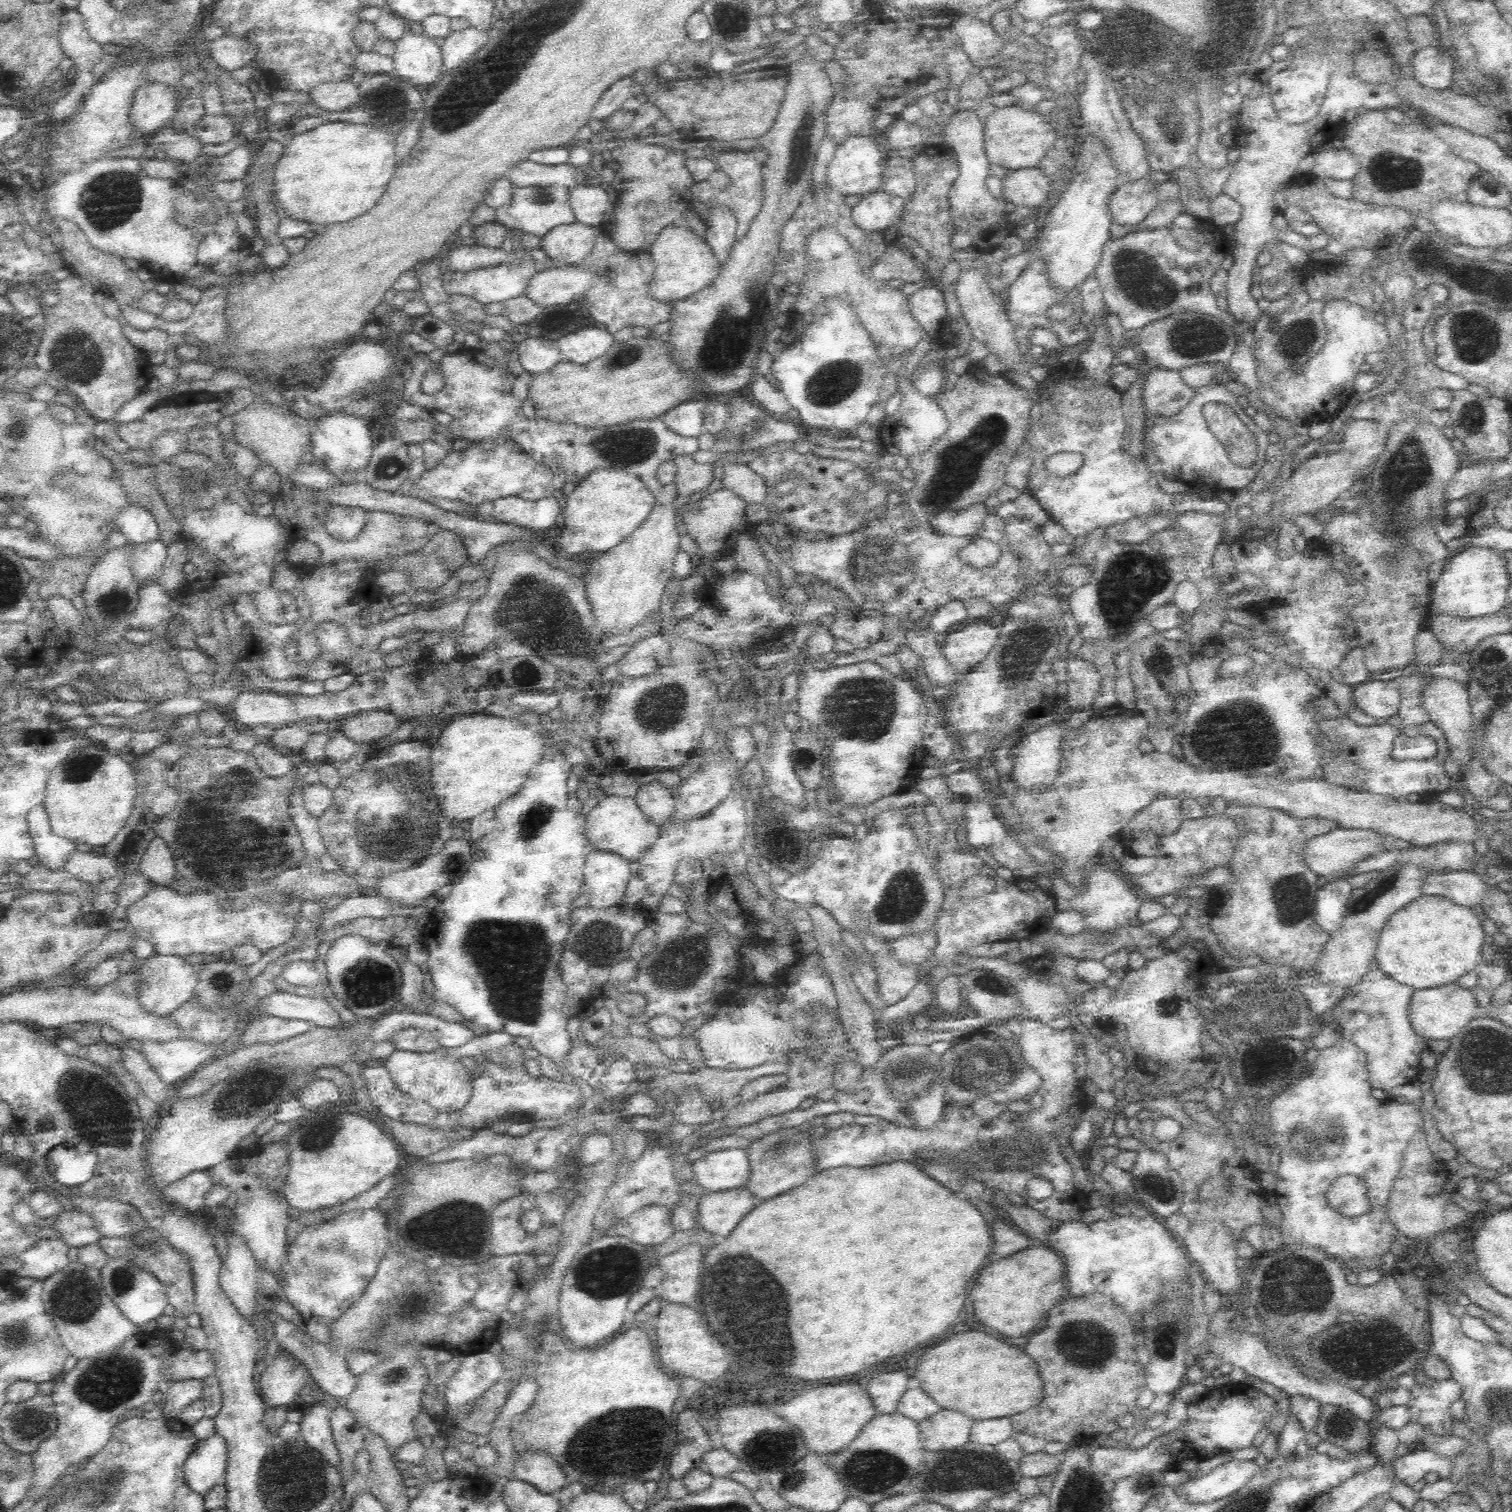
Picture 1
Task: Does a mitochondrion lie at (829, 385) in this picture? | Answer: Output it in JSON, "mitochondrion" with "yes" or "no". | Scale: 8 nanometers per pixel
{"mitochondrion":"yes"}

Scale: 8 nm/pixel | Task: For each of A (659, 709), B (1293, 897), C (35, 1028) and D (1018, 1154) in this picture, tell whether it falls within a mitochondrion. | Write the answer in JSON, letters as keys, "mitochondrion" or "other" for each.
{"A":"mitochondrion","B":"mitochondrion","C":"other","D":"mitochondrion"}

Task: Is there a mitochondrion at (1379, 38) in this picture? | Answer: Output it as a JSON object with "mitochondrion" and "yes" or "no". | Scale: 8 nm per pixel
{"mitochondrion":"no"}

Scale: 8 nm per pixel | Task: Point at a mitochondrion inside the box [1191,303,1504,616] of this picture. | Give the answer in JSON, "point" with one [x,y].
{"point":[1475,342]}

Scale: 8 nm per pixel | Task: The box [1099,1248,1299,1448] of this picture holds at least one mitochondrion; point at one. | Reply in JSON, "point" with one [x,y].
{"point":[1163,1334]}

